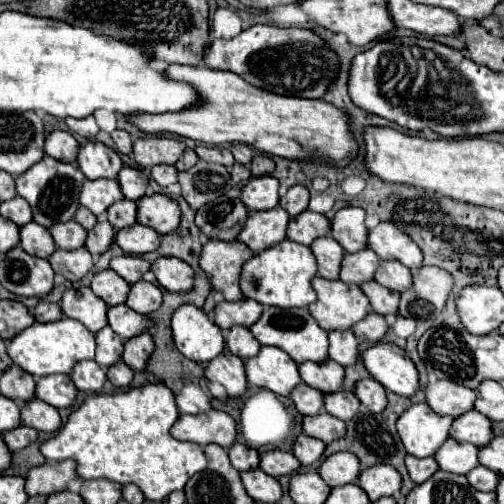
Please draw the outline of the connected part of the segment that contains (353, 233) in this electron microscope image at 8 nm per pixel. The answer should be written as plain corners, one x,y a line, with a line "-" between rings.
342,208
334,214
330,220
330,236
346,250
346,252
358,252
366,248
366,224
364,224
366,212
362,208

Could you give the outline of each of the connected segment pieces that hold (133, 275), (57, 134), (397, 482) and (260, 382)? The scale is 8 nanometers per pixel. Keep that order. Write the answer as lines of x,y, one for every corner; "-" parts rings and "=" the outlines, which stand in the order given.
116,256
110,260
110,268
120,274
128,284
136,282
142,278
144,272
150,270
150,262
138,258
138,256
=
54,130
46,136
44,142
46,156
60,160
60,162
74,162
74,152
78,152
78,142
70,132
=
376,464
360,470
358,484
370,500
378,500
382,496
392,496
394,492
398,492
402,486
402,478
388,464
=
262,346
256,356
244,360
244,366
248,384
268,388
278,396
290,396
290,392
302,382
296,362
280,348

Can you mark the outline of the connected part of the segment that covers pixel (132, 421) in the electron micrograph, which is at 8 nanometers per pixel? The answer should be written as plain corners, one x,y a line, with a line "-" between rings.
144,384
116,394
90,394
72,414
68,422
46,442
40,444
40,452
48,462
74,460
76,474
88,478
108,478
120,484
136,484
148,500
164,500
172,490
182,490
188,478
206,468
206,456
200,446
192,442
180,442
170,436
172,424
178,420
178,408
174,394
164,384

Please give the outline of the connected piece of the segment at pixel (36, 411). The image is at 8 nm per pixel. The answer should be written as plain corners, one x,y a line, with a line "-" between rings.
34,398
30,402
24,402
22,408
22,424
34,428
34,430
44,430
44,432
56,432
60,428
60,414
54,406

